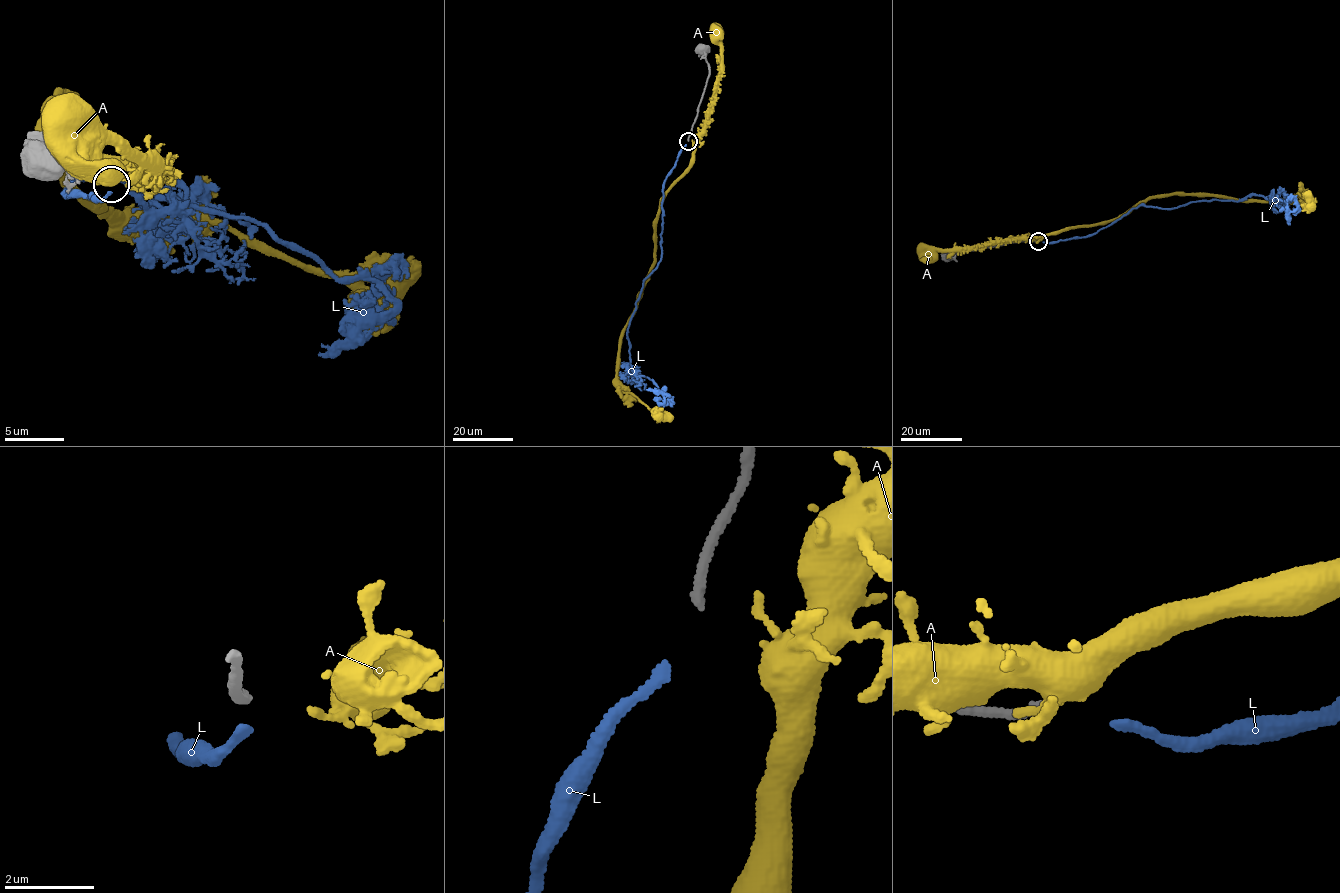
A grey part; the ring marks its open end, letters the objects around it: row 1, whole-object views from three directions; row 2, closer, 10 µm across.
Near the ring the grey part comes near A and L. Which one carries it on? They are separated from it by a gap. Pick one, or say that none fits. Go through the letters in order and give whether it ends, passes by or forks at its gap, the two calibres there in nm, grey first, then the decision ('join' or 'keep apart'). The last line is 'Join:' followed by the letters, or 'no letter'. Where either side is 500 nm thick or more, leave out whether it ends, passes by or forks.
A: it ends | 200/180 nm | keep apart
L: it ends | 200/200 nm | join
Join: L

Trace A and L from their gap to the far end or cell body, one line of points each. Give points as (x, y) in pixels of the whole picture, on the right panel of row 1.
A: (1037, 241), (1010, 240), (967, 249), (924, 250)
L: (1042, 242), (1096, 233), (1140, 205), (1173, 209), (1253, 194), (1276, 195), (1297, 207), (1286, 200)

